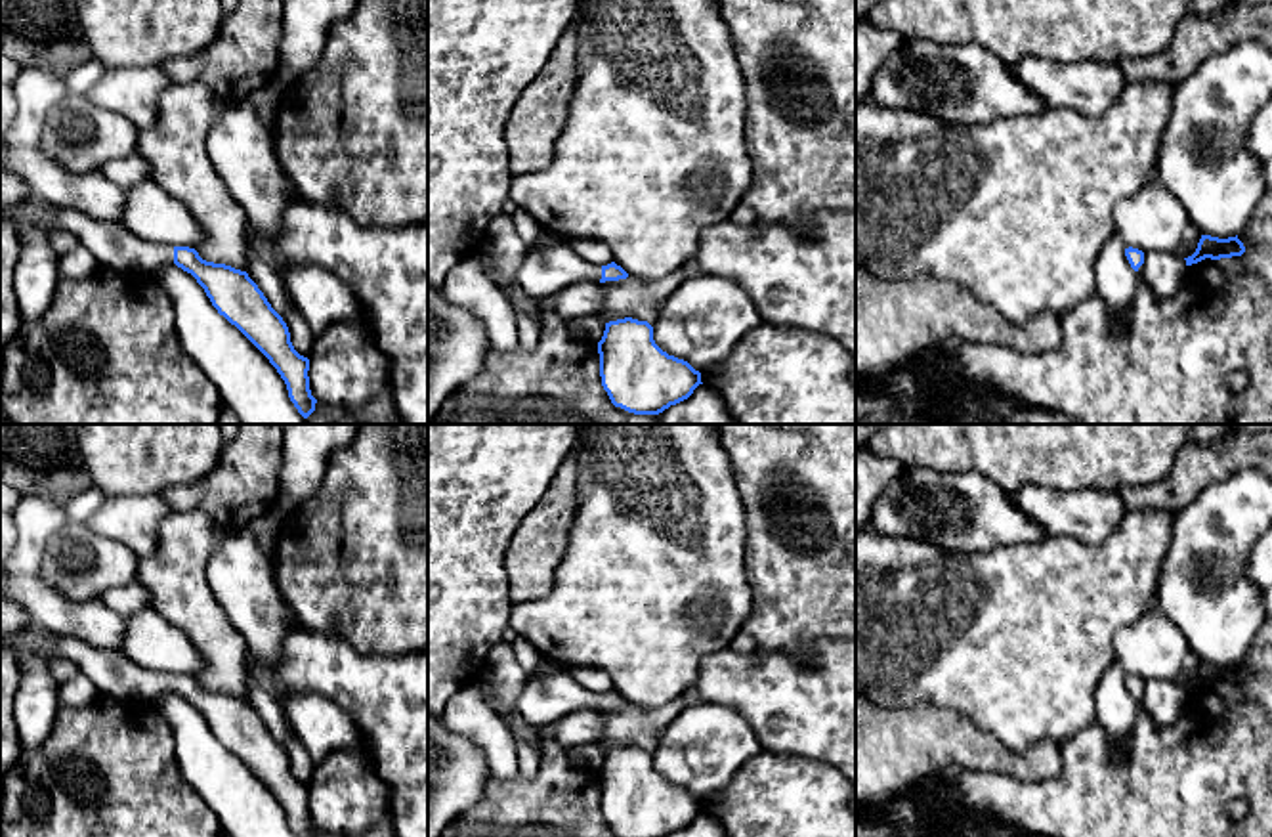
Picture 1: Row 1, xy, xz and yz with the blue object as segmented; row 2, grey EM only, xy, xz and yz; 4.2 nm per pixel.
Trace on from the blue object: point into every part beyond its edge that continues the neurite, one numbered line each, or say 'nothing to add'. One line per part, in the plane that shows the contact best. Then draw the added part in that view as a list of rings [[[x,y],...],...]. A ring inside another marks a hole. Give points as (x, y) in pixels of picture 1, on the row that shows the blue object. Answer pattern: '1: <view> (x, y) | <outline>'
1: xz (545, 270) | [[[569,243],[531,247],[518,269],[521,289],[537,300],[548,292],[577,285],[600,283],[602,266],[579,258]]]

